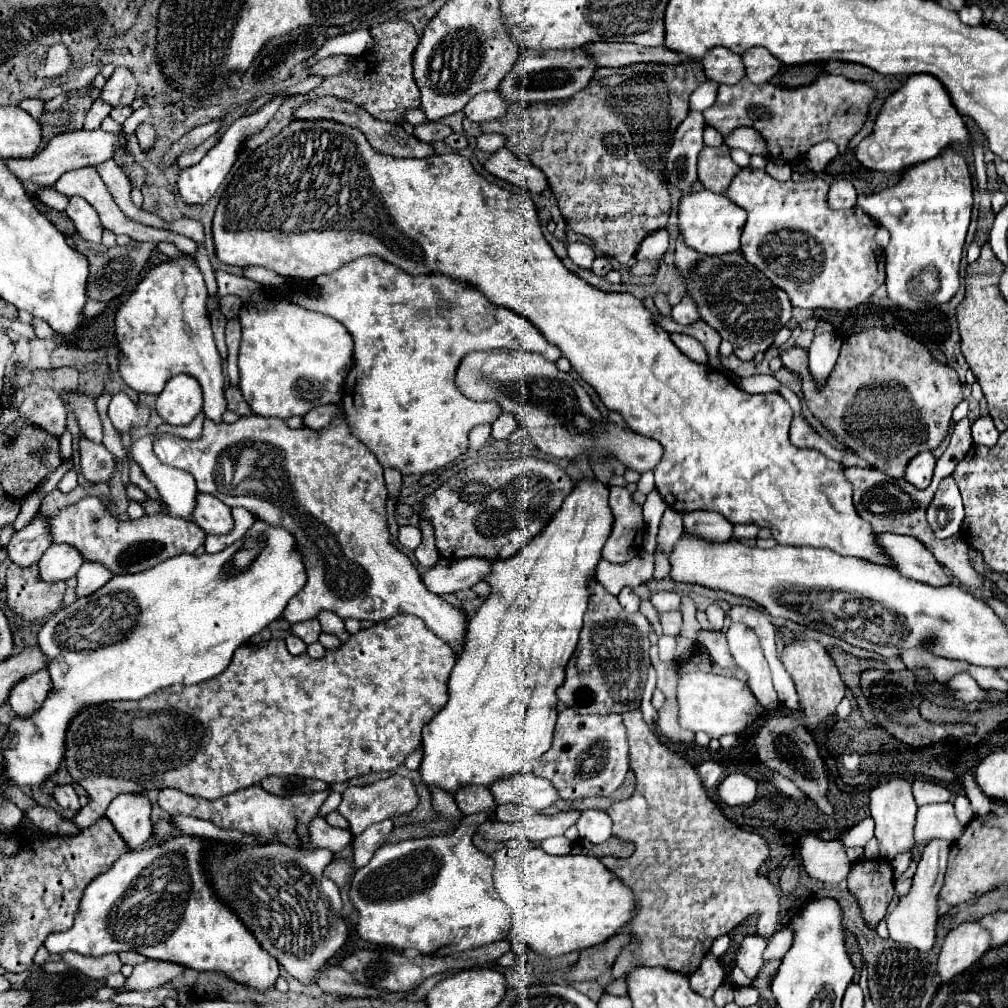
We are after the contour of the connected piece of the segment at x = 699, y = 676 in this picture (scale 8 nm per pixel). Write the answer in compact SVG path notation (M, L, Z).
M685 672L677 682L677 706L681 728L719 738L723 734L741 734L753 724L757 698L739 678L719 676L713 672Z

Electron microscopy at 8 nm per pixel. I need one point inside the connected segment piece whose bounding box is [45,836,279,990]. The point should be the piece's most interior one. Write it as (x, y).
(158, 901)

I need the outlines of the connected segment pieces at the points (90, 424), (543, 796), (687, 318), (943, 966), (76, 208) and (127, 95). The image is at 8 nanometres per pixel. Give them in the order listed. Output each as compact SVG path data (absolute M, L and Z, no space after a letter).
M61 390L61 400L65 402L67 410L73 412L79 432L95 444L101 444L103 440L103 430L101 430L101 420L95 408L95 398L85 394L85 392L73 392L73 390Z
M521 772L511 778L499 780L495 788L491 788L497 804L525 804L537 812L545 812L559 800L559 792L551 788L549 780L537 778L533 772Z
M685 296L683 302L679 302L677 306L671 308L671 318L679 324L691 324L691 322L699 320L699 314L697 314L697 308L695 308L695 302L691 300L691 296Z
M965 922L953 928L941 946L937 976L945 984L963 974L989 950L989 934L977 922Z
M73 196L65 212L73 220L73 224L75 224L77 232L81 234L83 240L89 240L93 244L99 244L101 242L101 236L103 236L101 220L99 220L95 208L85 198Z
M115 68L115 72L107 78L105 86L101 88L99 100L117 106L129 106L137 92L137 80L127 68Z

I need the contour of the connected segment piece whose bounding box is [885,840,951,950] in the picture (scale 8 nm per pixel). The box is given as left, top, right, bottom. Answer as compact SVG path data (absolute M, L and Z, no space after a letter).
M931 840L925 846L921 862L919 862L917 872L915 872L911 892L907 896L899 898L899 904L885 916L891 940L895 940L899 944L907 944L907 946L917 948L917 950L929 950L933 946L935 924L937 924L937 898L939 898L939 890L943 884L949 850L951 850L949 840Z

